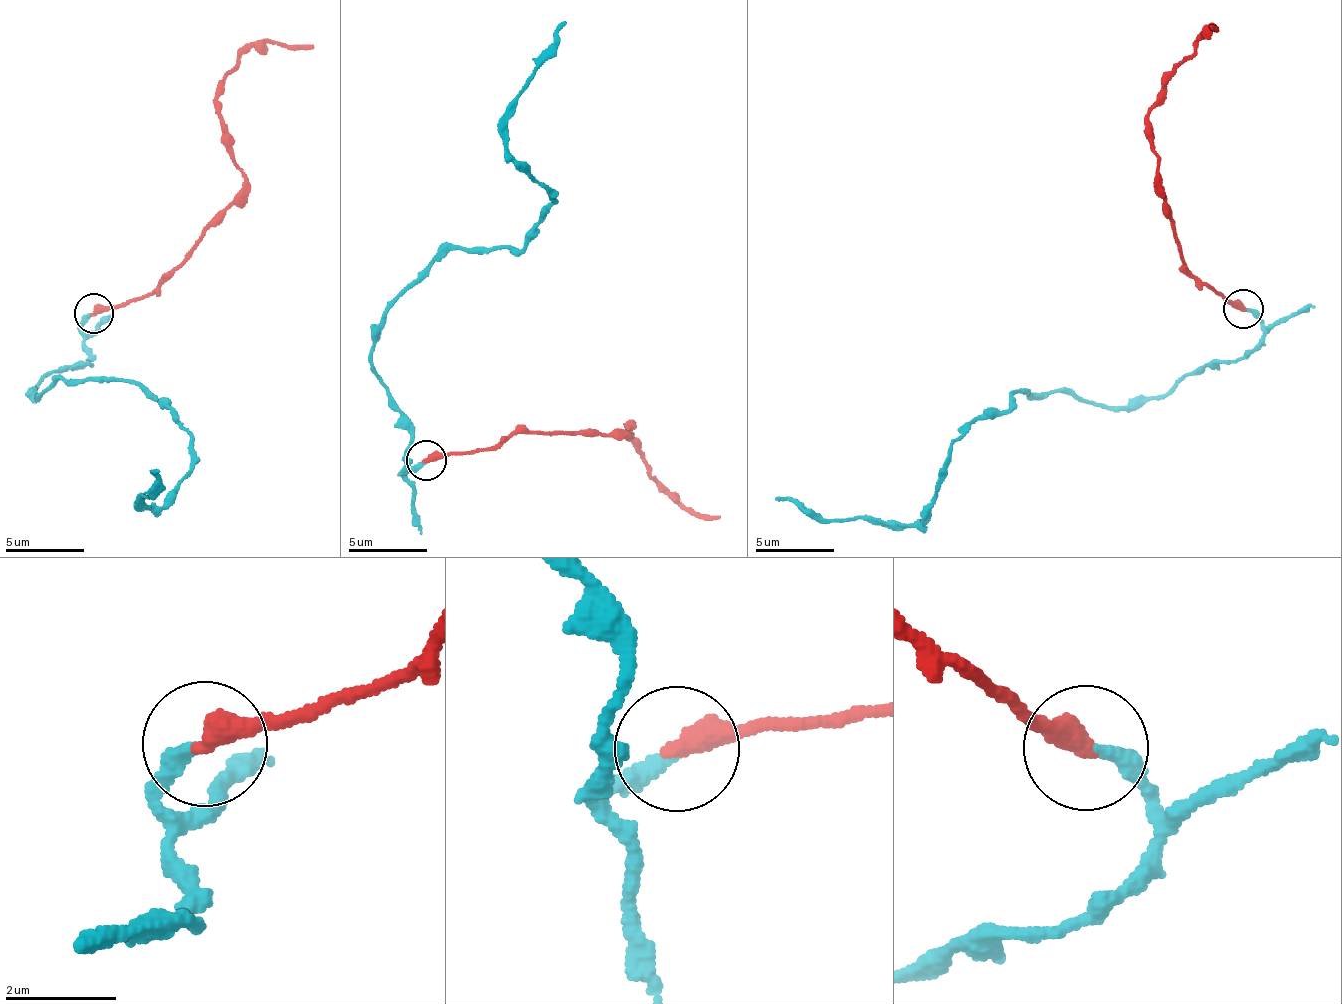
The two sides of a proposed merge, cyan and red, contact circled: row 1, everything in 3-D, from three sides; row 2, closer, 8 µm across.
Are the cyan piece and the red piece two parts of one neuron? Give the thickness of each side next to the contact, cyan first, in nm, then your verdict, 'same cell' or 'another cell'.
260/460 nm | same cell

